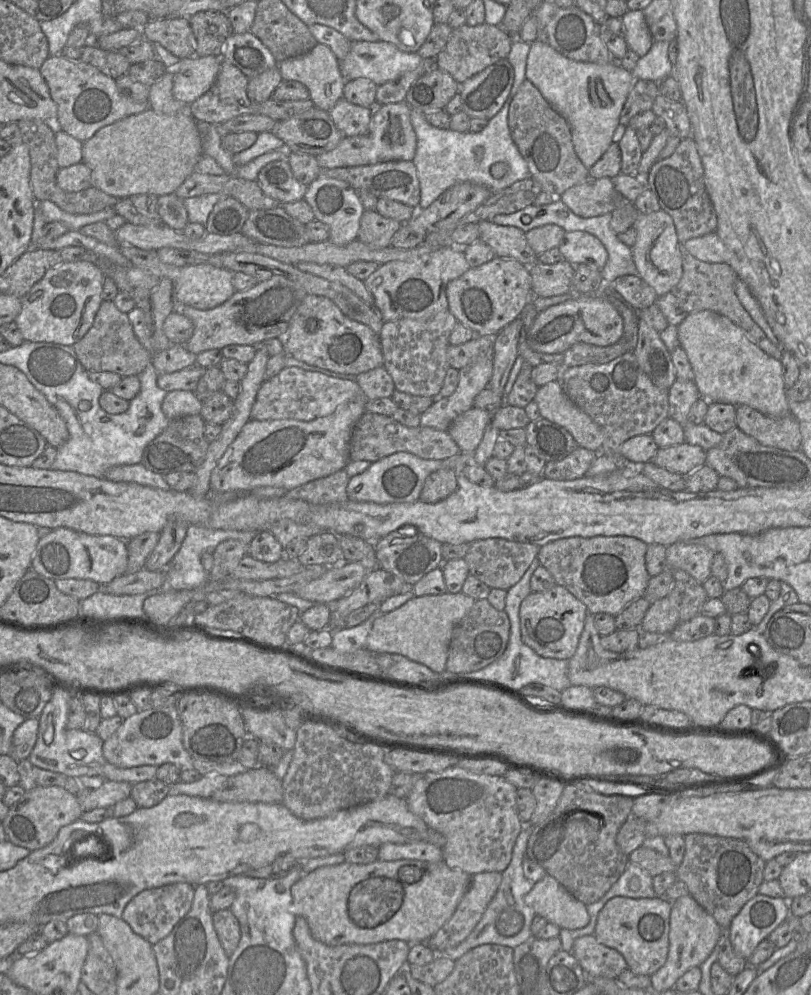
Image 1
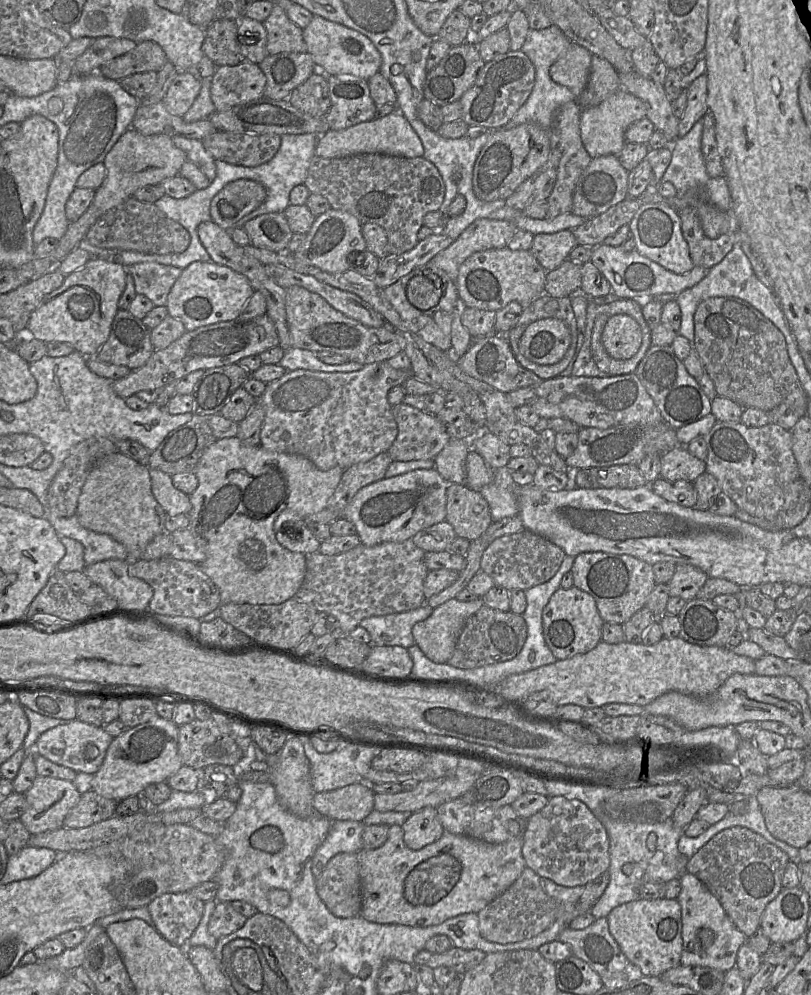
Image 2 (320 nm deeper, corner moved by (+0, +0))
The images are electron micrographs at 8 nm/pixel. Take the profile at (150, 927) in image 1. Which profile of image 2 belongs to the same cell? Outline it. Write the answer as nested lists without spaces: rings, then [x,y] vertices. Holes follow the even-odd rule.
[[[188,891],[162,894],[147,908],[162,937],[179,948],[185,948],[202,919],[204,905],[205,902]]]

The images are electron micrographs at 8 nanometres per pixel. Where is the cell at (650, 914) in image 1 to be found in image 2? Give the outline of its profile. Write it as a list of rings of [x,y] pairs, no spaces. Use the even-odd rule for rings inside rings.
[[[638,899],[615,907],[607,916],[609,931],[627,959],[638,966],[644,977],[659,976],[680,965],[683,949],[681,906],[676,899]]]

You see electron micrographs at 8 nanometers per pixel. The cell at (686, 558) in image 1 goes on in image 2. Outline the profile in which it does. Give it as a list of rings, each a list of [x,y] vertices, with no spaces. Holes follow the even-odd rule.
[[[676,564],[675,573],[667,584],[670,597],[678,596],[685,601],[696,598],[708,577],[704,571],[691,564]]]

